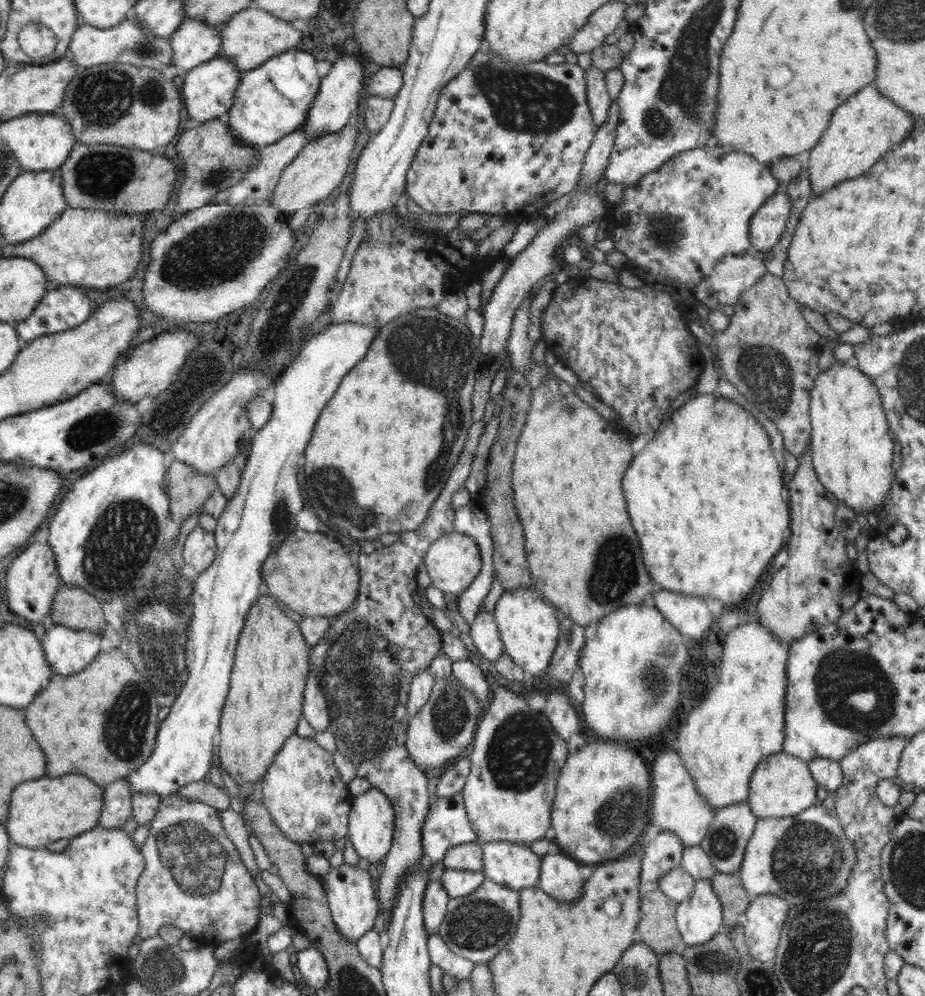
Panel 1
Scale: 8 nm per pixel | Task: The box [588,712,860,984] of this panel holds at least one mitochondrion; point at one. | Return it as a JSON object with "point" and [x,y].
{"point":[811,860]}

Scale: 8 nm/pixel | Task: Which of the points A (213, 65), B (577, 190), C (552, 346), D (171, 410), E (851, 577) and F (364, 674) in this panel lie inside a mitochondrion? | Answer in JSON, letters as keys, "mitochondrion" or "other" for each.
{"A":"other","B":"other","C":"other","D":"other","E":"other","F":"mitochondrion"}

